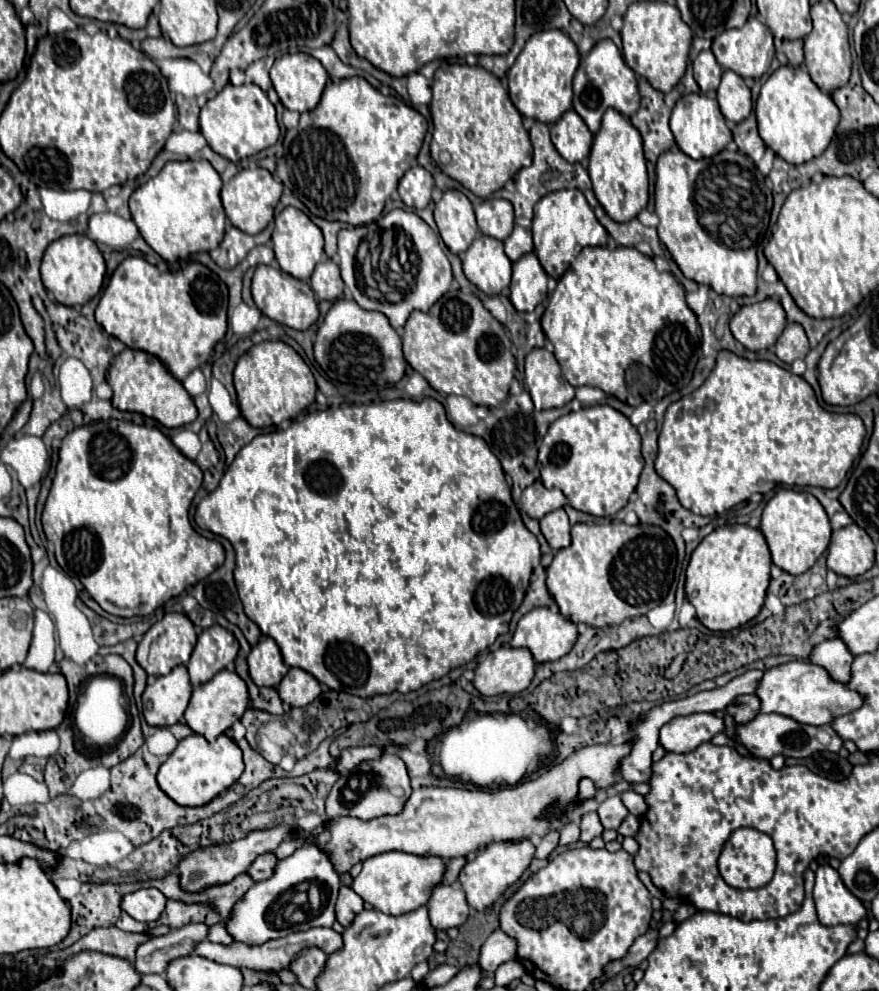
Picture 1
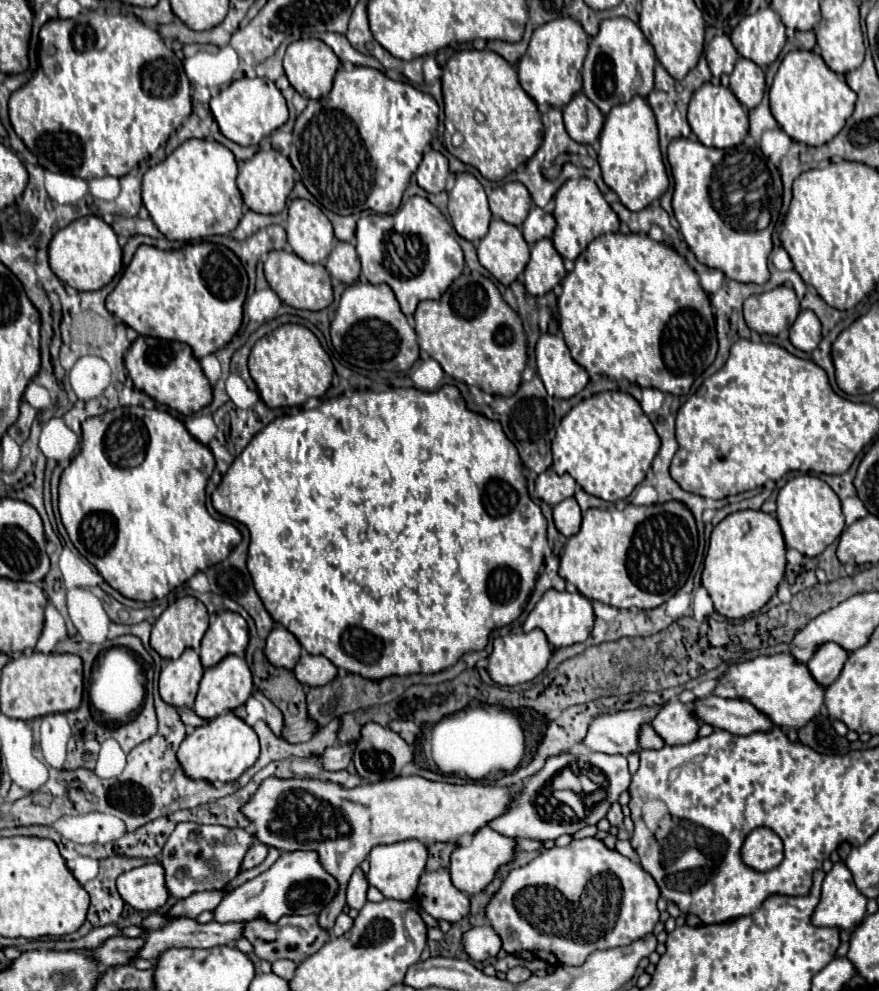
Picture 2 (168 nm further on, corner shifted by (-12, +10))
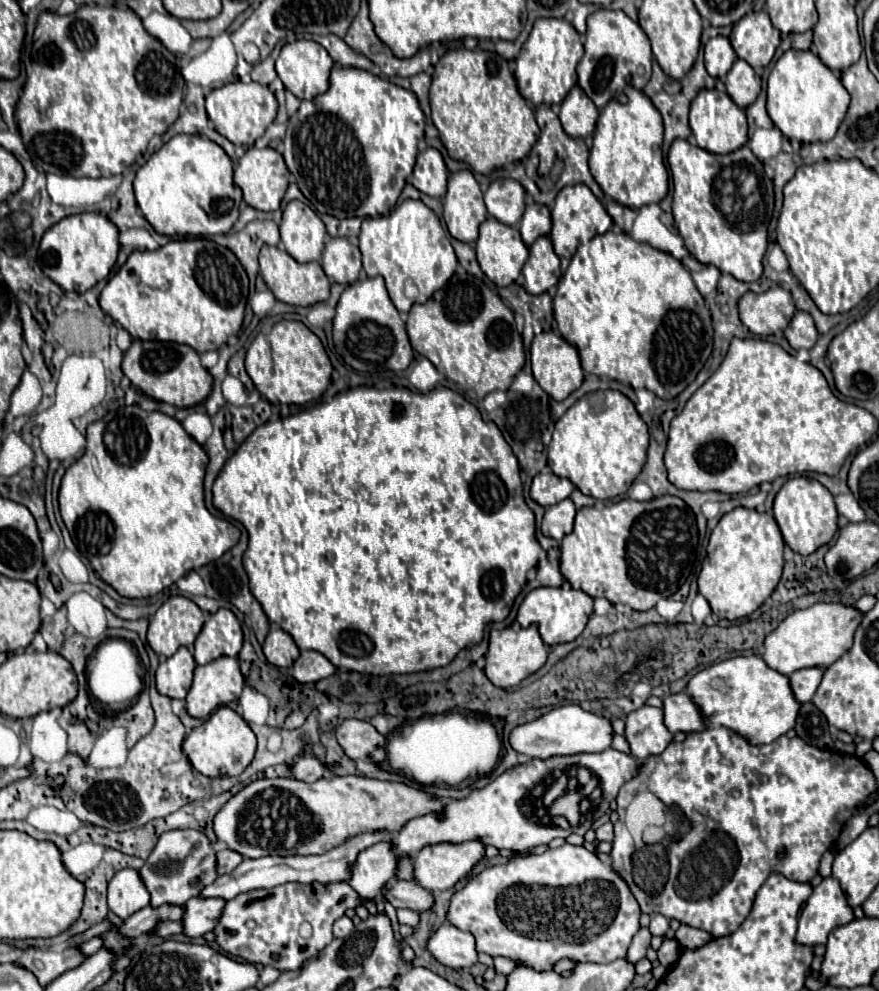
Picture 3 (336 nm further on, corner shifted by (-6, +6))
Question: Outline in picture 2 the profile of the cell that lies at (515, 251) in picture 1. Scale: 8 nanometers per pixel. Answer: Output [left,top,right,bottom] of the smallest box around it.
[522,207,556,245]

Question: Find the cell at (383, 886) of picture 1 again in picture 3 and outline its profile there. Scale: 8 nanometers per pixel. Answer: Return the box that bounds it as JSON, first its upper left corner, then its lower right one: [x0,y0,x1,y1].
[350,841,398,899]

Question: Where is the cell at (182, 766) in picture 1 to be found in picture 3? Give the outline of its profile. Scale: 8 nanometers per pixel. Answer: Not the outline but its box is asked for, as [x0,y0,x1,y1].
[182,707,256,777]

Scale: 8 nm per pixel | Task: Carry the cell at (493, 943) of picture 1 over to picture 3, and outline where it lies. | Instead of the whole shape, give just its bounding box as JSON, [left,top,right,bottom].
[428,923,478,969]

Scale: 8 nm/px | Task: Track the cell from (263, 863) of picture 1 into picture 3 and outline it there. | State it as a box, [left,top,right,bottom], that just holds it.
[216,845,244,875]

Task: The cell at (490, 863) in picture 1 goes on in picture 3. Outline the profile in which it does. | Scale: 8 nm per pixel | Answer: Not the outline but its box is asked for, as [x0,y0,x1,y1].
[414,841,484,891]

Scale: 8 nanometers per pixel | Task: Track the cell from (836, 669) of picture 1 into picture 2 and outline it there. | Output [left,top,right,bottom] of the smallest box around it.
[806,645,848,687]

